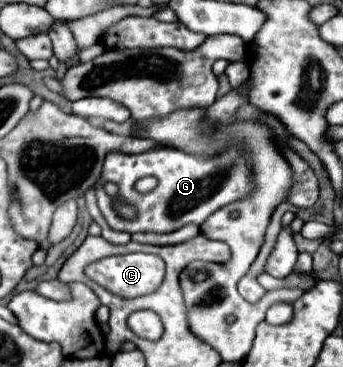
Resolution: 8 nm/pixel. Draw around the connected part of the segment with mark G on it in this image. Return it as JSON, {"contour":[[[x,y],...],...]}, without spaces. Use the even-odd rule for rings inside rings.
{"contour":[[[154,149],[142,155],[122,155],[110,153],[104,161],[102,171],[104,181],[112,181],[118,185],[118,201],[102,191],[102,183],[96,185],[95,194],[98,197],[98,207],[106,217],[108,225],[116,231],[134,233],[172,233],[180,227],[194,223],[202,225],[216,209],[228,205],[236,199],[242,199],[250,193],[250,163],[242,151],[228,149],[218,157],[194,157],[180,149]],[[154,175],[158,179],[158,187],[146,195],[134,191],[134,183],[140,177]],[[116,203],[126,203],[136,209],[136,217],[124,219],[116,211]]]}

